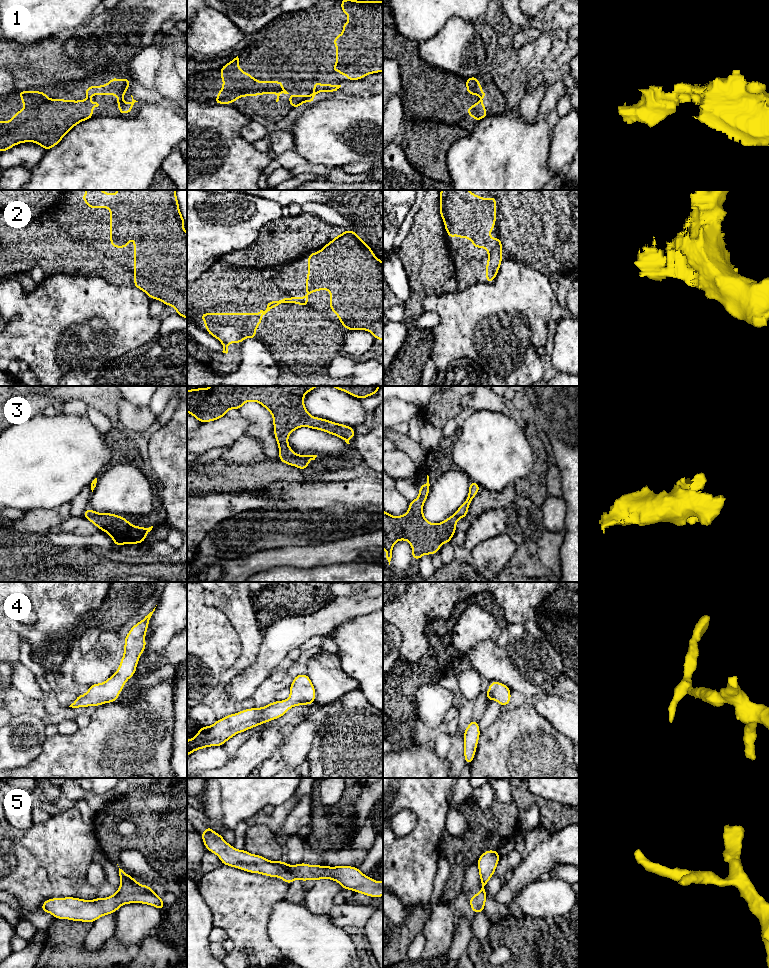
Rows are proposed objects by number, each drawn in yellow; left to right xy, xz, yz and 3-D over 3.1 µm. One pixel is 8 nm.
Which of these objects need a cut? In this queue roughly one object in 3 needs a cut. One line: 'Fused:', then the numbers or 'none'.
Fused: none

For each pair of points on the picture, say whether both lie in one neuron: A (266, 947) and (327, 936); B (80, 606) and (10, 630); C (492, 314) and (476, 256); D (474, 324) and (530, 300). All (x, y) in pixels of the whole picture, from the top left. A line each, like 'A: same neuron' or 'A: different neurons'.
A: different neurons
B: same neuron
C: different neurons
D: same neuron

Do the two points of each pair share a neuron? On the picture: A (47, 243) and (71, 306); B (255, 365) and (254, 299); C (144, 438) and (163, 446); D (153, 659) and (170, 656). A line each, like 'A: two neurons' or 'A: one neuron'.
A: two neurons
B: two neurons
C: two neurons
D: one neuron

